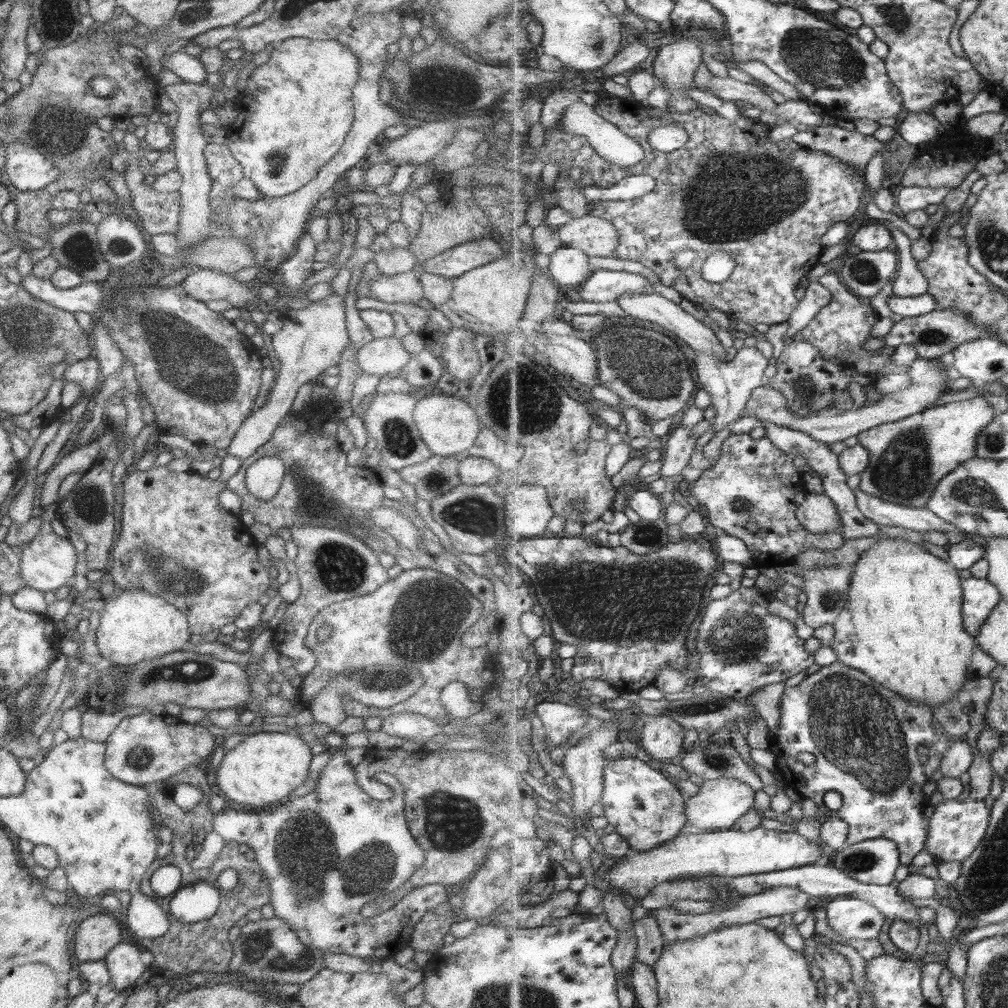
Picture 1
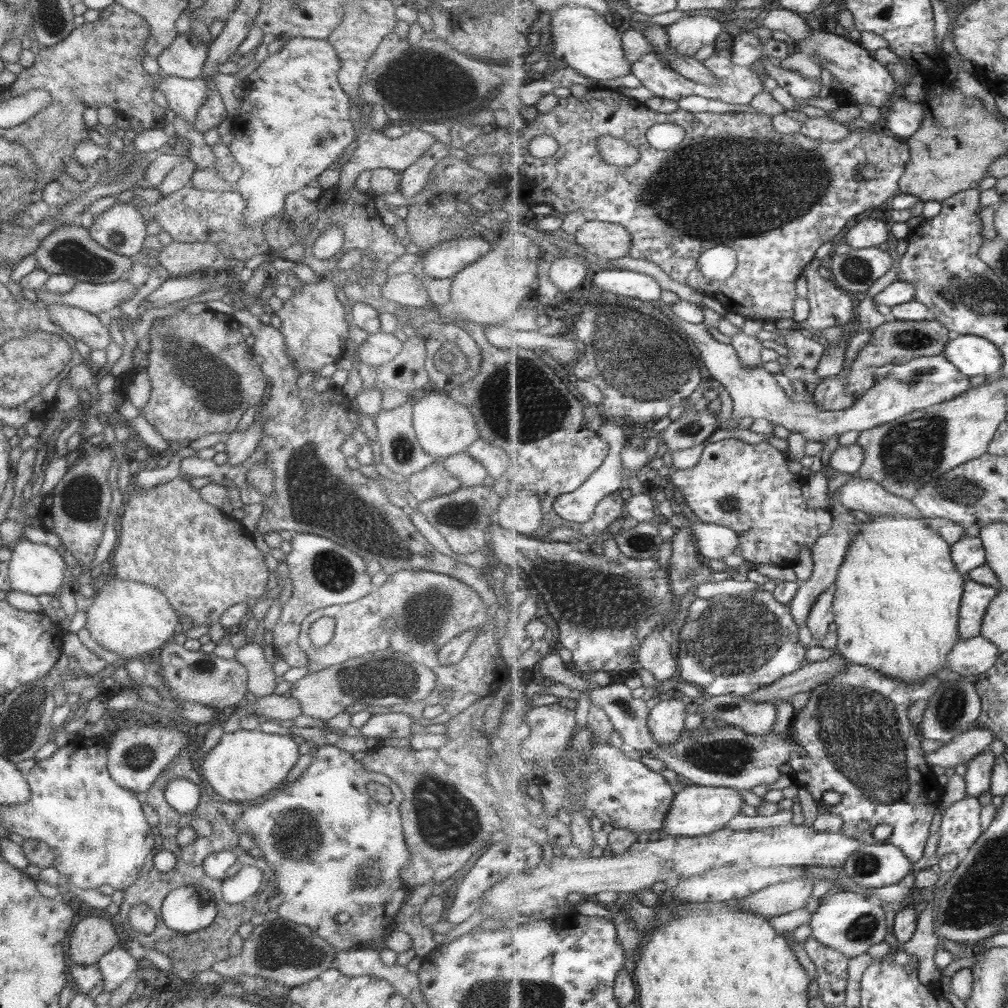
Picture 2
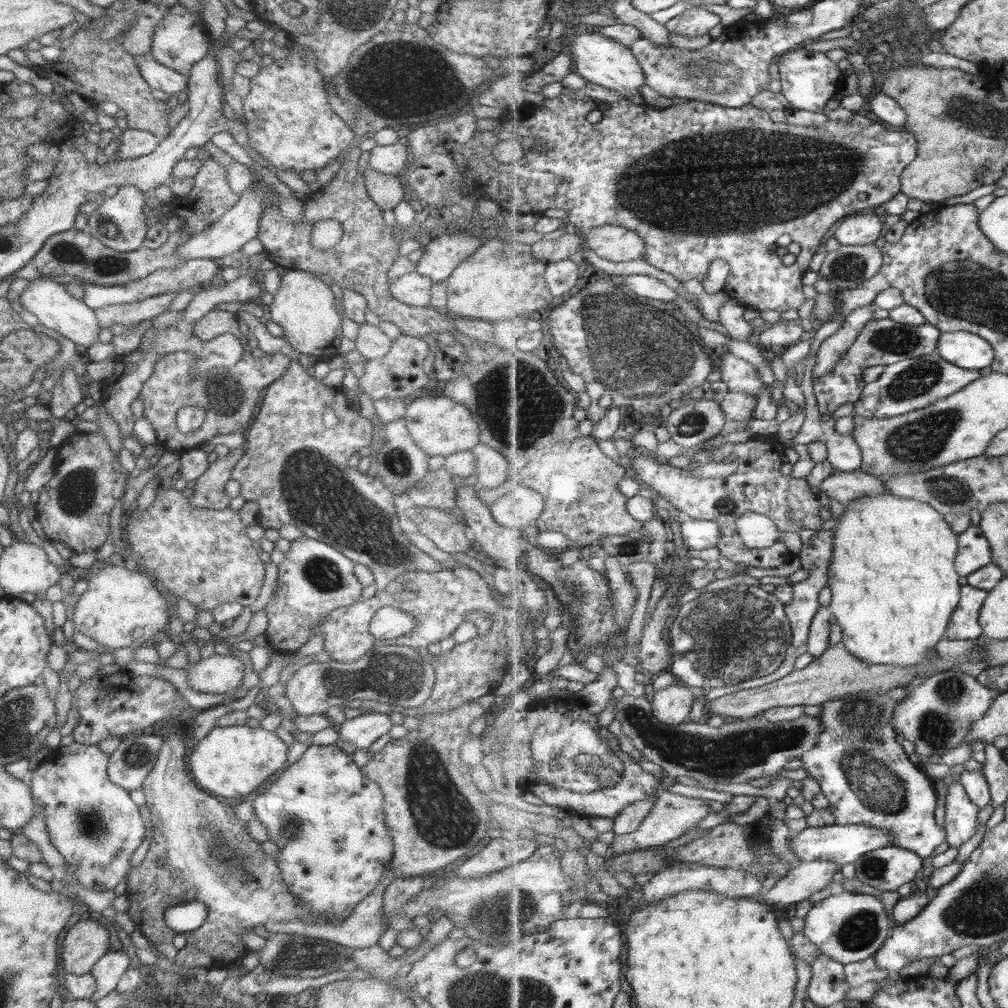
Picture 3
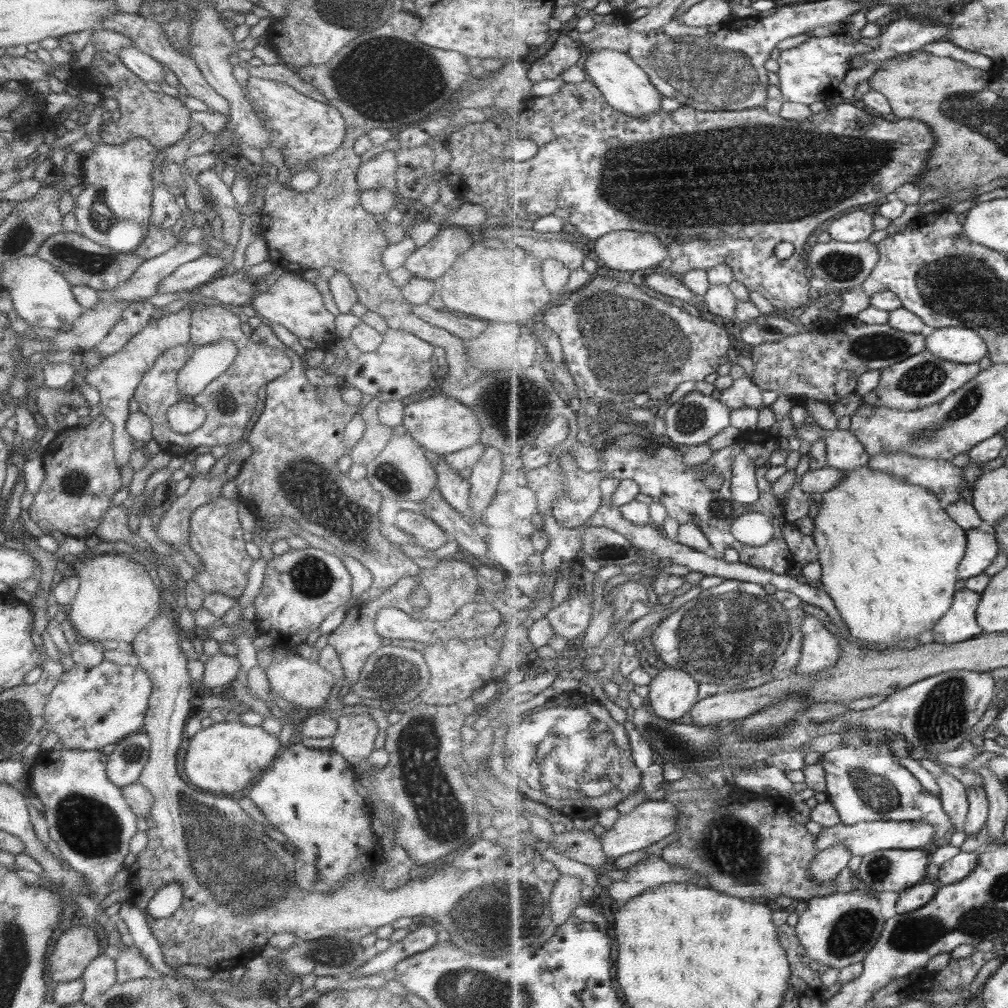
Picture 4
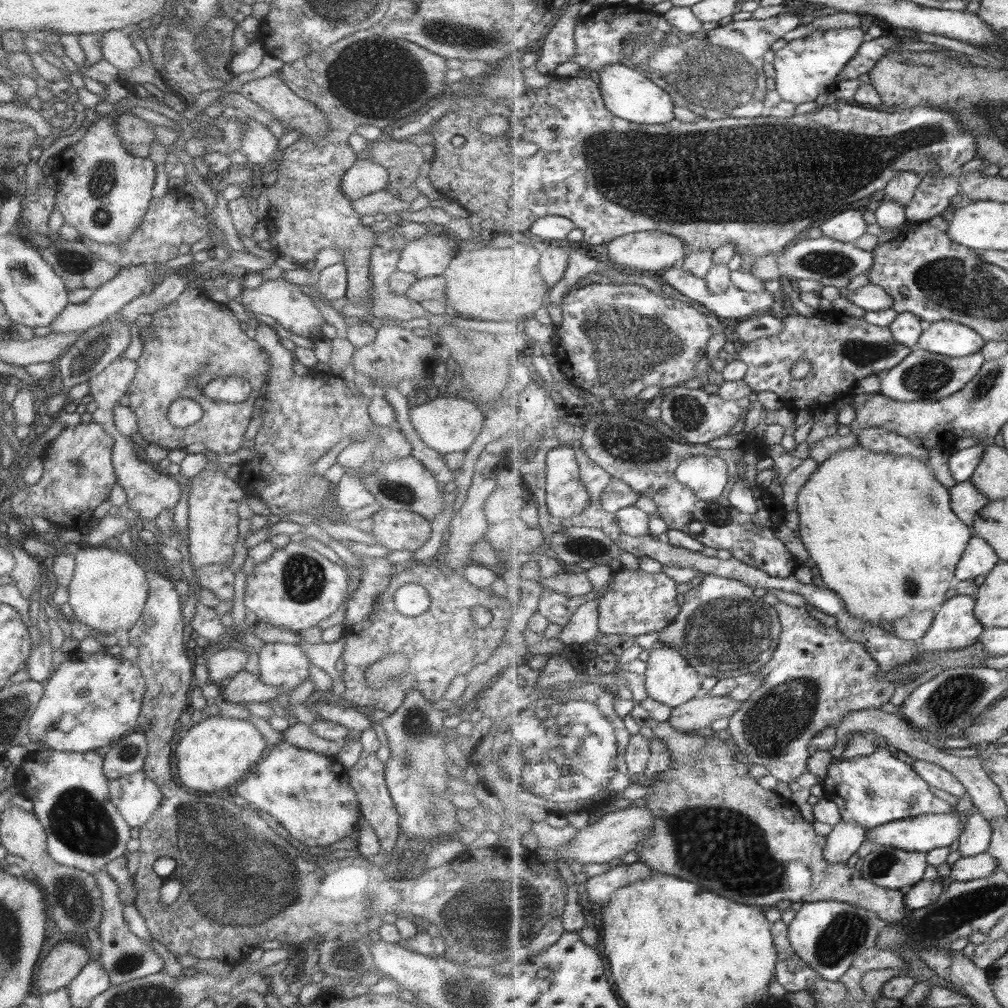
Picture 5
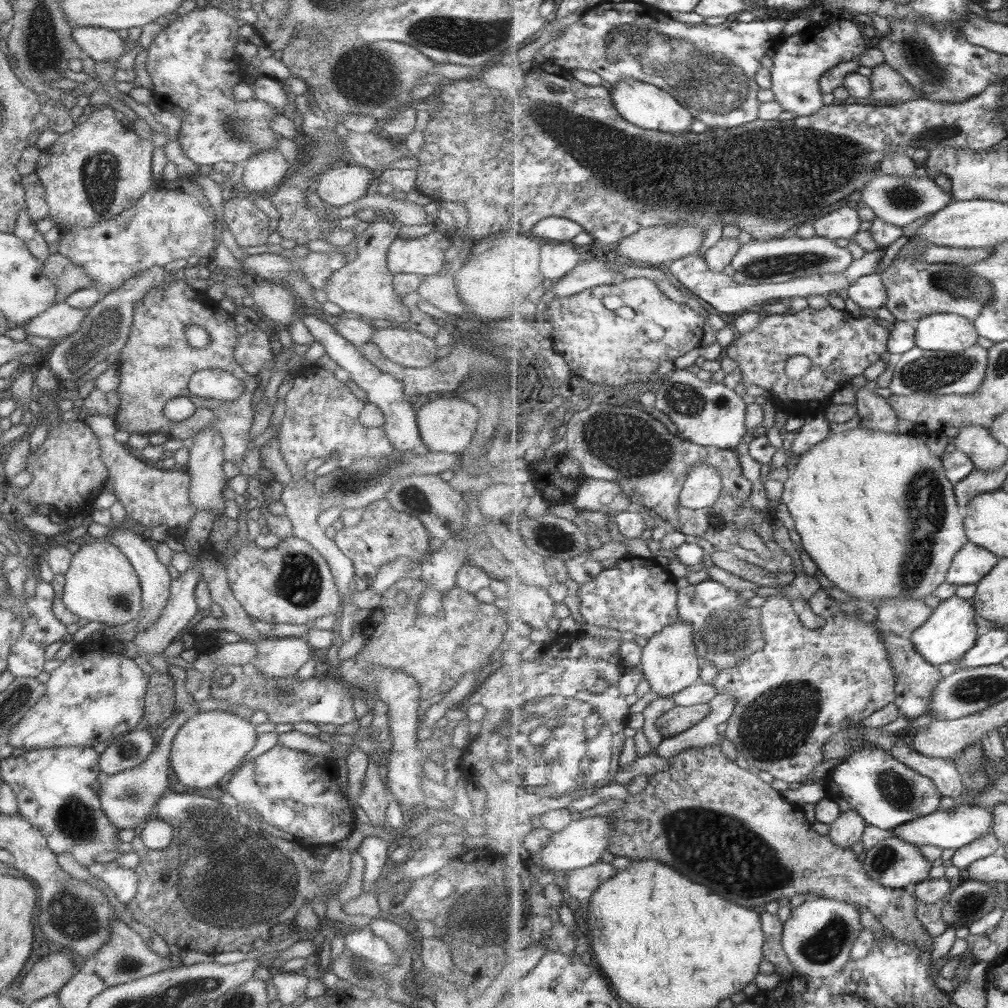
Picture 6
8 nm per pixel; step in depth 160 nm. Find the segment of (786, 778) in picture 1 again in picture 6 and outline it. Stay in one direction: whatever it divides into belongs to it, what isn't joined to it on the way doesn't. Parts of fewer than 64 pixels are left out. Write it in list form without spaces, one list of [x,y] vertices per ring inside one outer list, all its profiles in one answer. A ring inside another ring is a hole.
[[[867,741],[834,769],[830,769],[822,781],[825,782],[828,798],[837,801],[842,812],[854,810],[868,825],[883,830],[893,831],[916,818],[937,812],[943,798],[932,778],[909,768],[889,751]]]

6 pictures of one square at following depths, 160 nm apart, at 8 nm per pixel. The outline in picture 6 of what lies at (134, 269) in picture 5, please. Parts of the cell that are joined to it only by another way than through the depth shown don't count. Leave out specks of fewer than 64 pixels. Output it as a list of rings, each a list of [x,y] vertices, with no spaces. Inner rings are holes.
[[[64,302],[55,303],[37,316],[34,316],[23,326],[26,335],[41,336],[41,338],[65,338],[73,334],[85,318],[86,310],[80,311]]]

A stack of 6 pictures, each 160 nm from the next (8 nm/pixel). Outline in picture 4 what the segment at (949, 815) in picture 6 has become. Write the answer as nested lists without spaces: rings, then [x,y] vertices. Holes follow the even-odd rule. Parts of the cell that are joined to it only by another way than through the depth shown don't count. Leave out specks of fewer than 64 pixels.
[[[875,821],[875,822],[859,822],[853,826],[846,824],[837,824],[837,826],[824,827],[816,836],[817,848],[827,850],[832,846],[844,844],[853,856],[865,857],[879,850],[917,850],[929,848],[934,841],[936,826],[930,822],[891,822],[891,821]]]

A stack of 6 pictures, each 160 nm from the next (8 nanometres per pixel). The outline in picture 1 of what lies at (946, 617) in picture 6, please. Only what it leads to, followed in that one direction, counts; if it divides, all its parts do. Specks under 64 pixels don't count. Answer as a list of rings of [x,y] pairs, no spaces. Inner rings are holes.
[[[970,577],[962,582],[964,603],[962,606],[966,629],[977,636],[991,613],[1004,600],[1001,591],[988,579]]]

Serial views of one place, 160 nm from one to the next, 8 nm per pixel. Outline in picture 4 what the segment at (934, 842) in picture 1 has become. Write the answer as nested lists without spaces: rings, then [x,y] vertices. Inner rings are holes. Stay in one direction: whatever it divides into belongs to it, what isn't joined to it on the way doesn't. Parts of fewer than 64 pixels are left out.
[[[944,772],[936,778],[940,787],[940,797],[947,814],[954,822],[955,830],[963,831],[970,814],[968,789],[955,775]]]

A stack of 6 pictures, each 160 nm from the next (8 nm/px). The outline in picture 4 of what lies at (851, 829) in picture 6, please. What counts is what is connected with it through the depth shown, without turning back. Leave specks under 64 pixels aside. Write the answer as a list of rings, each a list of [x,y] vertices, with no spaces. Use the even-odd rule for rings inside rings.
[[[844,844],[821,850],[814,861],[811,862],[809,874],[819,884],[828,880],[835,880],[839,876],[839,872],[849,866],[851,858],[853,858],[853,855]]]

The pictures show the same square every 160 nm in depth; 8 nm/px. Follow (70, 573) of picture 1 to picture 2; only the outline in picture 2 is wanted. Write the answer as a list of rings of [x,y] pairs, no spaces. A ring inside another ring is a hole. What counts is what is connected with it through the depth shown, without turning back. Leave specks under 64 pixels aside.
[[[27,539],[16,542],[7,551],[11,553],[7,564],[11,591],[41,596],[52,595],[59,588],[66,566],[59,551]]]

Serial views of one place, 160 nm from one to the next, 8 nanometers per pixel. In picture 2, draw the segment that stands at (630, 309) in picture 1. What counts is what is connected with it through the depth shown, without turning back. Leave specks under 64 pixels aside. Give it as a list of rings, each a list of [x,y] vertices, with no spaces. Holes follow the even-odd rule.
[[[663,300],[651,302],[657,306],[661,312],[664,312],[666,316],[672,320],[676,329],[686,339],[695,345],[695,348],[699,351],[699,356],[702,358],[704,365],[709,370],[713,379],[721,382],[724,388],[729,392],[733,400],[733,411],[731,419],[726,423],[728,429],[735,428],[735,424],[738,420],[745,417],[751,417],[751,419],[759,420],[759,418],[765,419],[769,423],[781,424],[781,426],[787,428],[793,433],[800,433],[807,438],[807,441],[824,443],[833,436],[849,433],[849,431],[867,431],[883,424],[891,423],[899,418],[905,417],[908,414],[913,413],[921,409],[926,409],[931,406],[938,405],[939,403],[947,402],[962,396],[966,392],[969,392],[973,388],[969,377],[961,372],[955,363],[952,363],[944,354],[935,356],[922,356],[913,357],[907,362],[897,363],[897,365],[891,369],[888,376],[883,380],[877,380],[876,385],[870,388],[865,396],[862,396],[855,405],[845,410],[830,411],[822,409],[814,400],[807,401],[802,399],[789,398],[785,394],[785,390],[777,384],[777,378],[771,372],[761,367],[744,366],[740,361],[738,352],[734,346],[730,343],[724,344],[715,340],[711,335],[711,332],[707,330],[707,326],[704,323],[691,323],[683,321],[679,318],[675,312],[673,312],[672,304],[665,304]]]

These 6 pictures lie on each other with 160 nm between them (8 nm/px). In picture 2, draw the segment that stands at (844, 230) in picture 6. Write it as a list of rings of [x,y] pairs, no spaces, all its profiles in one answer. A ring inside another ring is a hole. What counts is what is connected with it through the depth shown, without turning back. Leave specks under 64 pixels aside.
[[[864,215],[847,230],[845,242],[852,248],[873,248],[890,242],[891,236],[887,222]]]

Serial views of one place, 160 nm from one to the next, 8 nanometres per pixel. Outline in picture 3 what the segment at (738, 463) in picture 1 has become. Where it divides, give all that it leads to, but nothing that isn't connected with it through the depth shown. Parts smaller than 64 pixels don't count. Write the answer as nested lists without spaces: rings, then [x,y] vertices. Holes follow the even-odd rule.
[[[757,440],[739,444],[727,442],[715,450],[698,452],[691,464],[682,470],[669,466],[657,457],[651,458],[648,452],[637,450],[637,456],[631,460],[629,471],[631,475],[641,478],[649,485],[655,496],[667,500],[679,509],[683,518],[718,522],[723,534],[717,547],[729,561],[755,568],[781,568],[795,557],[789,546],[785,542],[777,541],[777,544],[769,548],[749,548],[738,533],[738,518],[749,512],[765,514],[777,523],[782,533],[797,533],[803,528],[819,530],[827,516],[824,513],[826,499],[811,492],[806,478],[791,478],[781,472],[783,452],[777,450],[779,446],[786,448],[780,441],[773,444]],[[737,457],[741,458],[739,470],[726,478],[699,479],[693,474],[693,470],[700,465],[735,461]]]

